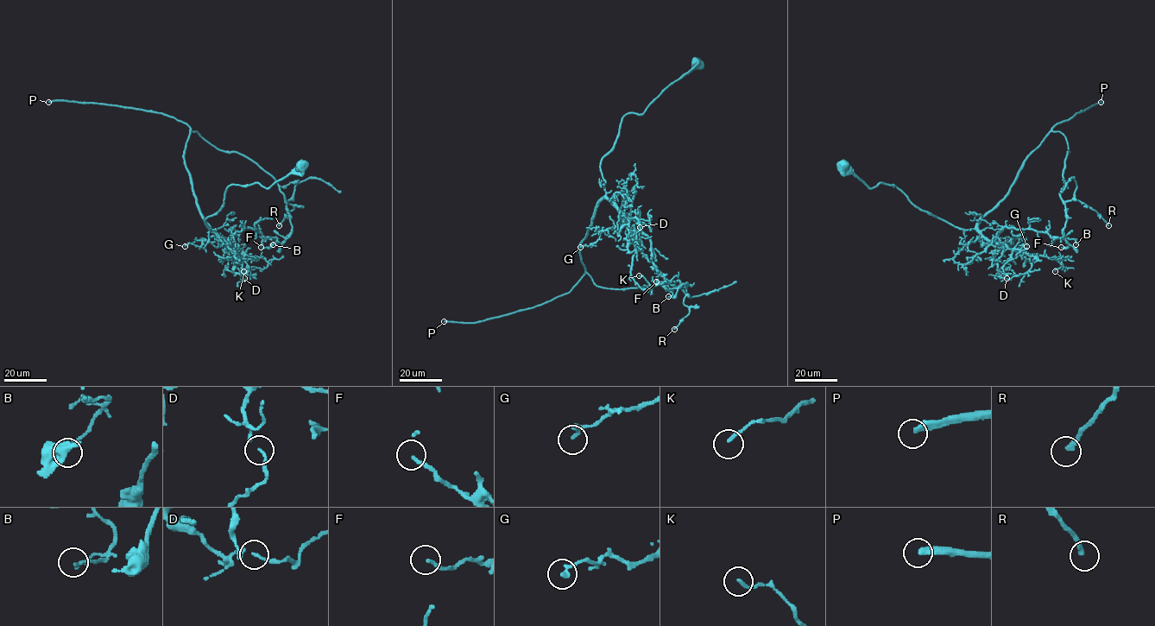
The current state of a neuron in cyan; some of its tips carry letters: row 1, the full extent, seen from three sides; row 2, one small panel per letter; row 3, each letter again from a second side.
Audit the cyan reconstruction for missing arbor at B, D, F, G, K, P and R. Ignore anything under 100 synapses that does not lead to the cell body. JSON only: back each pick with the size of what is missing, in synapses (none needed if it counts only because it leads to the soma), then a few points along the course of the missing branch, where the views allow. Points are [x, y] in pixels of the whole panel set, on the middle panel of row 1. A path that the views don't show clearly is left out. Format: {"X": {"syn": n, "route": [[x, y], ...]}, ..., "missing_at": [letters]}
{"P": {"syn": 300}, "missing_at": ["P"]}

